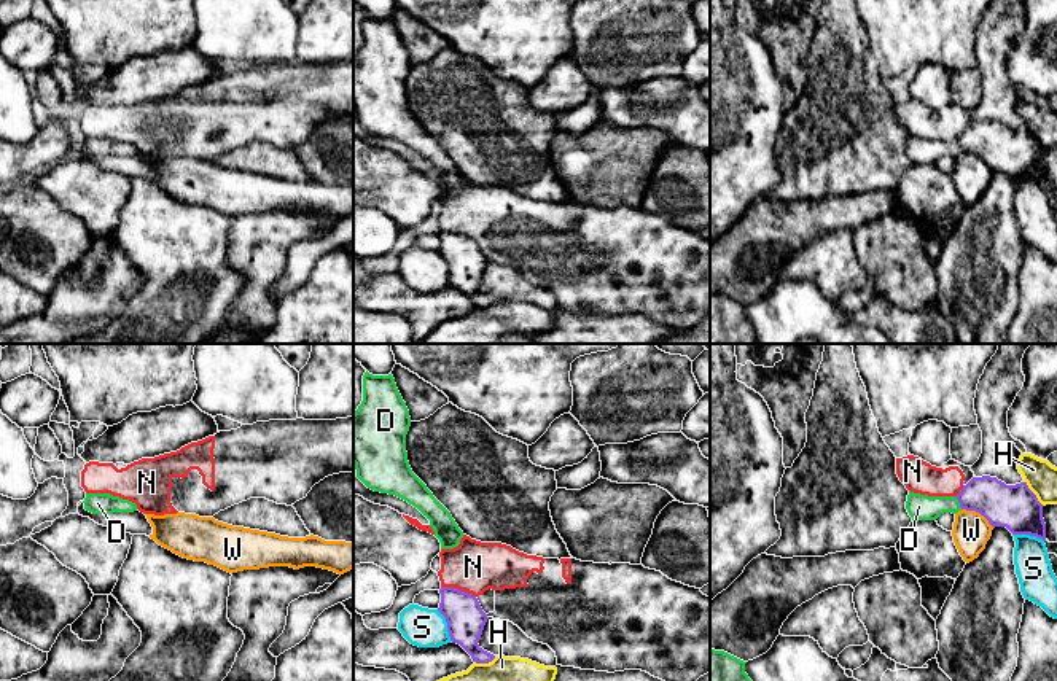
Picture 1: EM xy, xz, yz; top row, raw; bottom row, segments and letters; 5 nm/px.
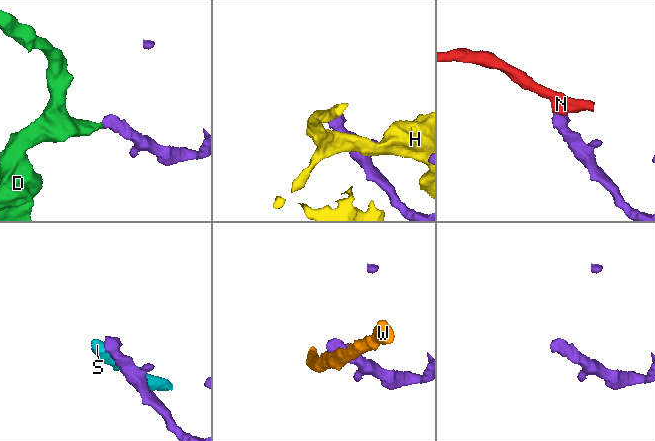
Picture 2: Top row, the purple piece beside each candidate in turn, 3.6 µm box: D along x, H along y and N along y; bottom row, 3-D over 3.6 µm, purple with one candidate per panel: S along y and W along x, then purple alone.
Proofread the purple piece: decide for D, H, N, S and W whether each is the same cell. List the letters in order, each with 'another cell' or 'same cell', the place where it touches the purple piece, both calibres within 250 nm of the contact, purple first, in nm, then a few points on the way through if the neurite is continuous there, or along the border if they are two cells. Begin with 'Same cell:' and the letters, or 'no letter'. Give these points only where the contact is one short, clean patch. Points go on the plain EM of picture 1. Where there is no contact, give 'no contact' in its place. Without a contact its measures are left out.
Same cell: D
D: same cell; meets purple in yz at (959, 145); 220 nm thick on the purple side, 130 nm on the other; runs through yz (1002, 148), (997, 145), (959, 145), (919, 150)
H: another cell; meets purple in yz at (1033, 137); 220 nm thick on the purple side, 160 nm on the other
N: another cell; meets purple in xz at (457, 233); 190 nm thick on the purple side, 260 nm on the other; border along xz (441, 229), (462, 233), (475, 241)
S: another cell; meets purple in xz at (448, 269); 190 nm thick on the purple side, 200 nm on the other
W: another cell; meets purple in yz at (978, 155); 220 nm thick on the purple side, 190 nm on the other; border along yz (962, 151), (978, 155), (994, 171)

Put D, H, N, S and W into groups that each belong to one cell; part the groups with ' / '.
D / H / N / S / W

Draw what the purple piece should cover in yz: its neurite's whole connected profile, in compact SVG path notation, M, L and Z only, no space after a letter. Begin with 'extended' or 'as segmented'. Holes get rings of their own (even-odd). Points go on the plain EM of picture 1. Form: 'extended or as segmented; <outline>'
extended; M973 121L957 140L928 140L909 135L906 153L912 164L936 164L944 156L957 158L961 153L976 154L995 170L1006 170L1012 178L1030 178L1046 185L1046 167L1043 162L1043 148L1028 132L1027 126L1006 129L997 121Z

